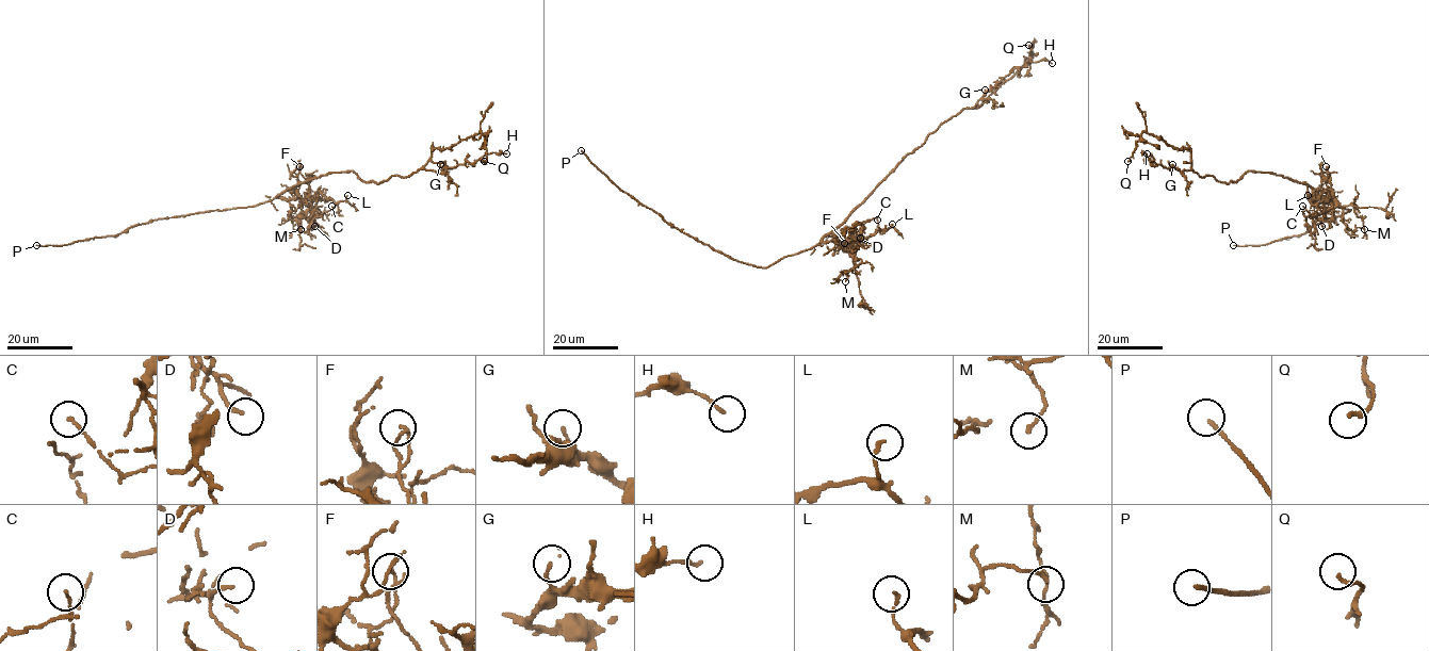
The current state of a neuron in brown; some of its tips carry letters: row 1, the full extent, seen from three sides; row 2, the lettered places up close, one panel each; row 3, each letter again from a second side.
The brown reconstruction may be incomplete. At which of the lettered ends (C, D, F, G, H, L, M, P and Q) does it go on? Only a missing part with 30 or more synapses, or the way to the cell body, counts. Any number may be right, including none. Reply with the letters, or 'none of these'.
D, P

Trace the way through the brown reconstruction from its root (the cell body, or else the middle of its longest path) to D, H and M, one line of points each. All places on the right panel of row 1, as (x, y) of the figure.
D: (1313, 189), (1327, 189), (1329, 198), (1333, 200), (1321, 226)
H: (1313, 189), (1280, 175), (1251, 172), (1236, 181), (1220, 182), (1191, 169), (1180, 172), (1151, 163), (1147, 153)
M: (1313, 189), (1327, 189), (1329, 198), (1343, 208), (1342, 221), (1353, 231), (1357, 227), (1364, 229)

